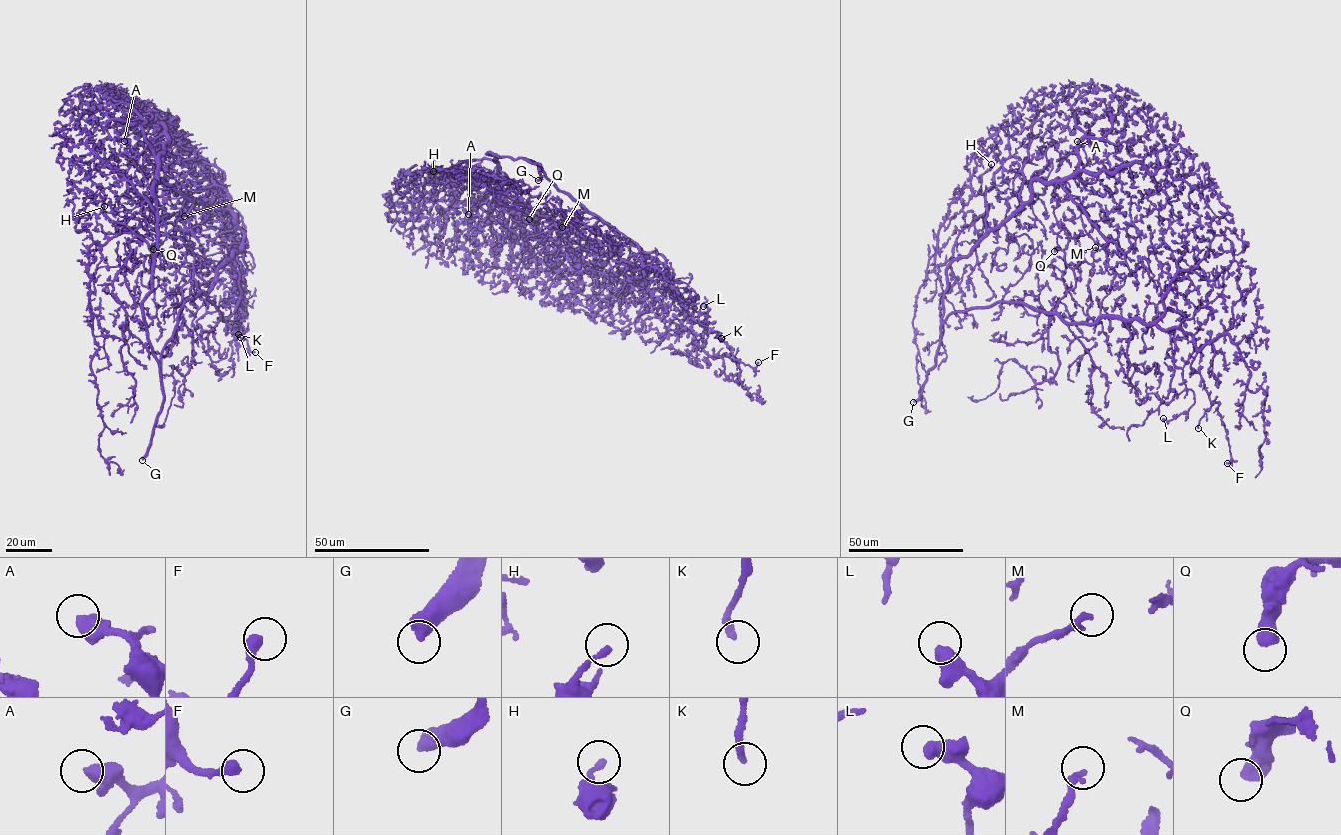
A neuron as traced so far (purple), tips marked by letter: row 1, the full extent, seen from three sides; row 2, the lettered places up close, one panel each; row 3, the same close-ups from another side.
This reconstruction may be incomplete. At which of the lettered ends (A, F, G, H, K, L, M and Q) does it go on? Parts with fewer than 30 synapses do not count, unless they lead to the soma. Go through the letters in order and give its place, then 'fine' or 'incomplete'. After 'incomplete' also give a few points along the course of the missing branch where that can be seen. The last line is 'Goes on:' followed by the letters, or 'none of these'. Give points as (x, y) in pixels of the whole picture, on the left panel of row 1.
A: at (124, 141); fine
F: at (255, 352); fine
G: at (142, 460); incomplete; missing branch runs (142, 460), (131, 465), (109, 488), (76, 507), (41, 513)
H: at (104, 206); fine
K: at (238, 334); incomplete; missing branch runs (238, 334), (239, 337), (260, 337)
L: at (240, 337); fine
M: at (184, 216); fine
Q: at (153, 249); fine
Goes on: G, K

